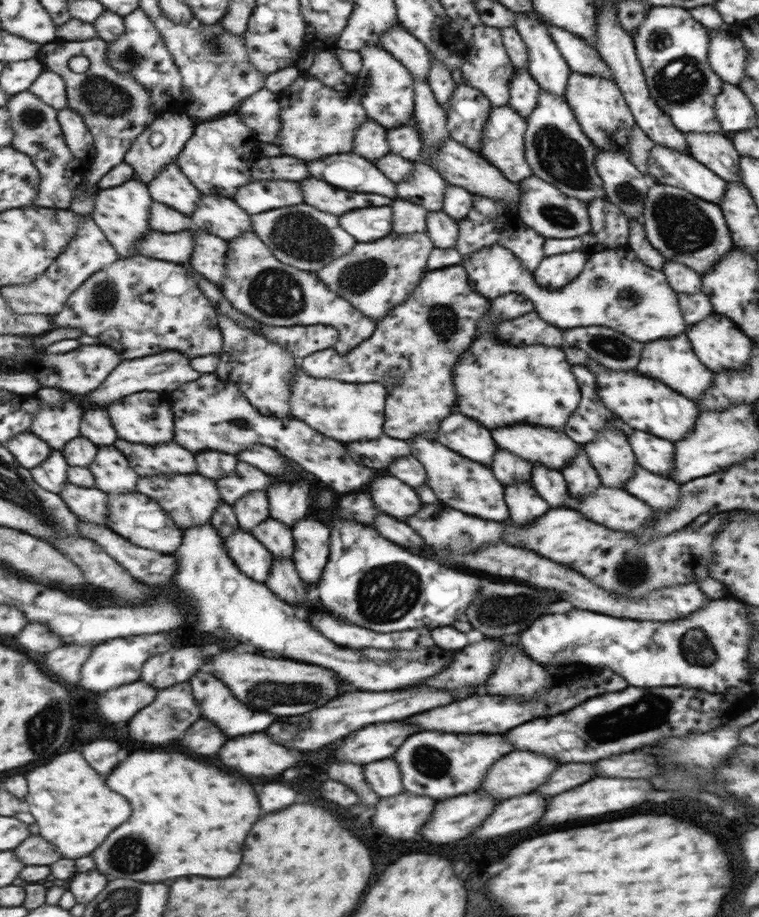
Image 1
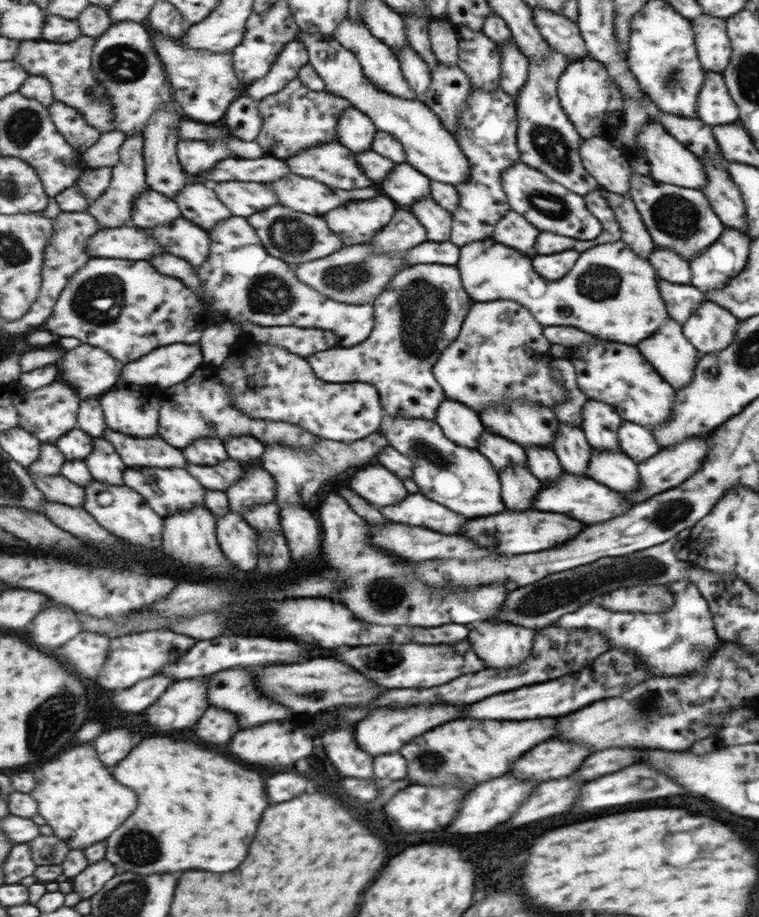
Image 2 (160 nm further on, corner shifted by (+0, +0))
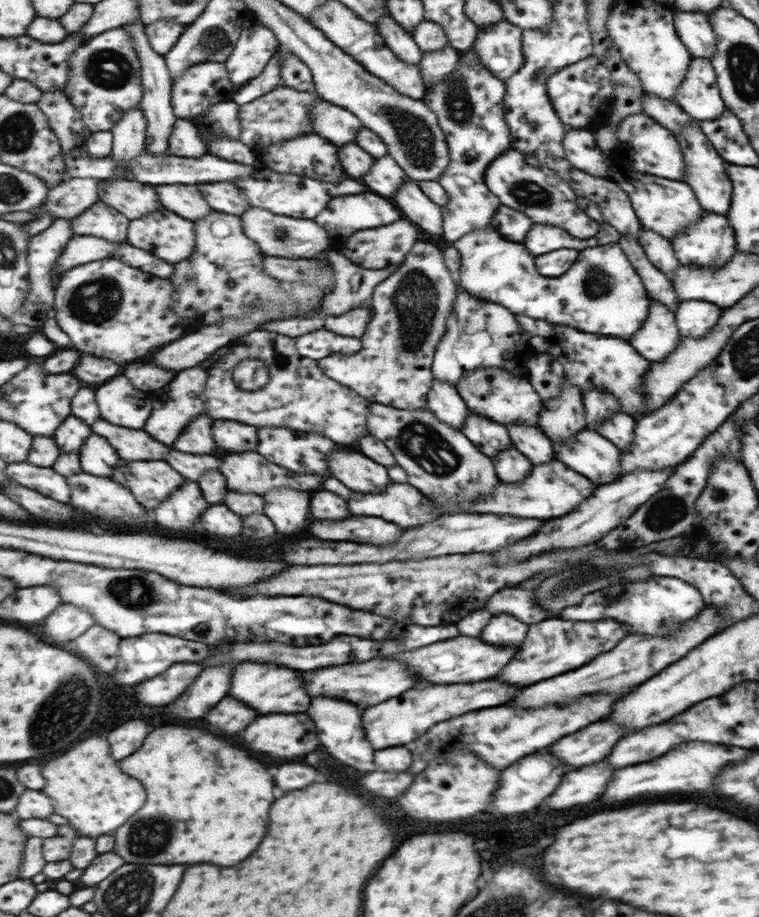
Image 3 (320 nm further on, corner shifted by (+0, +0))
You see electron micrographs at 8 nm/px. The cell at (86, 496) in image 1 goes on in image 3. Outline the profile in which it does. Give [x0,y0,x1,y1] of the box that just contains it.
[8,461,72,502]

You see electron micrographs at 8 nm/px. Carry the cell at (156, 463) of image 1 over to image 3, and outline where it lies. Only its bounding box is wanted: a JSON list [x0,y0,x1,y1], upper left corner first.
[92,420,169,460]

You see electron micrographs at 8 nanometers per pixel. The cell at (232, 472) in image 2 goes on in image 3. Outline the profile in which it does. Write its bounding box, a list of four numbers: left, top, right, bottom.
[166,448,223,480]

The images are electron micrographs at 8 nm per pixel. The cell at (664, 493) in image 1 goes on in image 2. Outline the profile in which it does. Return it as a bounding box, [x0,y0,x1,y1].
[587,447,638,494]

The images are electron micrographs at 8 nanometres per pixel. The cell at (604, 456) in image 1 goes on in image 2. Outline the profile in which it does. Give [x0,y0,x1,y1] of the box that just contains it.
[580,399,622,452]

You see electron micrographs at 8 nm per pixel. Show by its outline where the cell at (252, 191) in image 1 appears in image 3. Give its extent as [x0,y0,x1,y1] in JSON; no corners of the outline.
[199,181,253,217]

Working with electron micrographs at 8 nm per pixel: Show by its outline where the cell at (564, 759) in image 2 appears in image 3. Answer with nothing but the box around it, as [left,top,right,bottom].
[549,720,621,768]

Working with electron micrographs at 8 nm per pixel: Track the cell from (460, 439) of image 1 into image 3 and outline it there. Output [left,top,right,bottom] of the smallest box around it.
[425,379,469,430]

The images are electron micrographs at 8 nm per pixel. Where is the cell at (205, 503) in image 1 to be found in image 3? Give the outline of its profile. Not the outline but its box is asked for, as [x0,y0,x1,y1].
[111,459,183,506]

